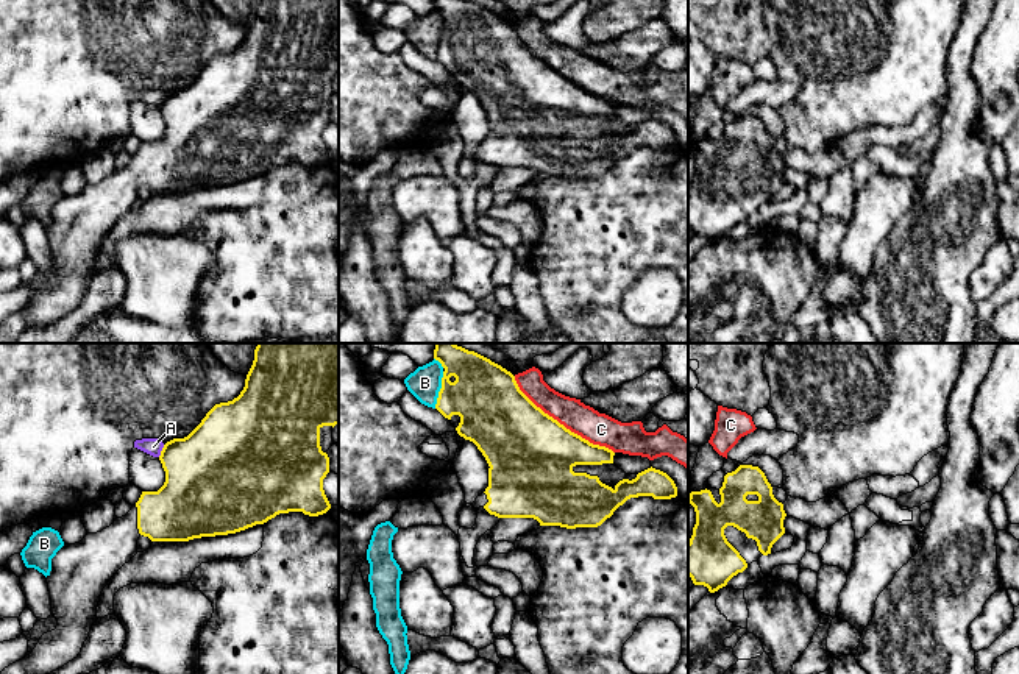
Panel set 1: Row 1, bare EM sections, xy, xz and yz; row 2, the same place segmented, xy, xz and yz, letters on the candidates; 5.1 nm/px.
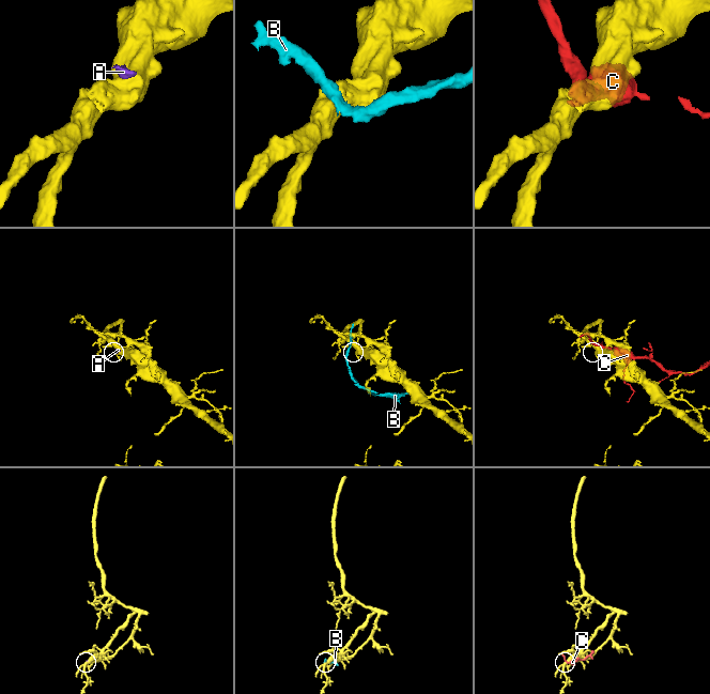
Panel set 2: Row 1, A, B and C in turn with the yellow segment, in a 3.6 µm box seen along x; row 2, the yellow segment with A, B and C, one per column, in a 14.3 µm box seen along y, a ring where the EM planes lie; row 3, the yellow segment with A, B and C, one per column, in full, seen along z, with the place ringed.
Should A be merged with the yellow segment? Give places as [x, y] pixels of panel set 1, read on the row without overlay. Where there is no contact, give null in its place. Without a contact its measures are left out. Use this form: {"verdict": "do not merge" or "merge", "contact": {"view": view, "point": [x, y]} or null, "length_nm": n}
{"verdict": "do not merge", "contact": {"view": "xy", "point": [161, 102]}, "length_nm": 70}

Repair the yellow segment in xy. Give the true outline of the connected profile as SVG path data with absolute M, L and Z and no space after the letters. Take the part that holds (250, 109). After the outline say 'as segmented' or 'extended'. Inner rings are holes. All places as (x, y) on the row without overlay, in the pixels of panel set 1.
M254 0L254 11L240 45L233 51L215 55L187 87L173 89L164 95L159 106L165 122L164 136L158 142L142 142L139 151L125 167L115 168L115 172L101 183L87 184L80 193L64 195L51 209L51 222L47 226L47 234L51 250L51 264L58 270L58 276L55 281L41 287L30 306L9 315L0 323L0 343L17 343L25 329L50 325L78 307L89 287L92 275L97 271L97 257L103 239L108 236L109 229L137 204L137 190L140 186L148 187L151 192L189 192L201 187L236 184L256 175L264 175L279 164L303 162L309 167L326 164L331 159L331 154L323 140L323 129L329 123L329 108L326 101L334 94L332 78L336 75L339 75L339 0Z; extended

